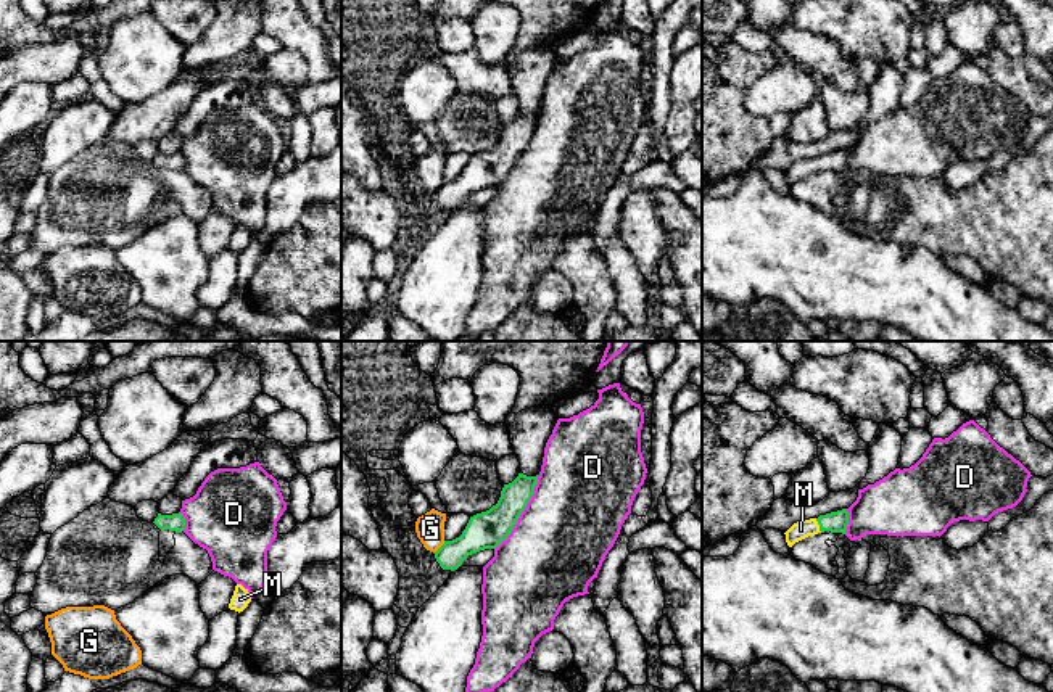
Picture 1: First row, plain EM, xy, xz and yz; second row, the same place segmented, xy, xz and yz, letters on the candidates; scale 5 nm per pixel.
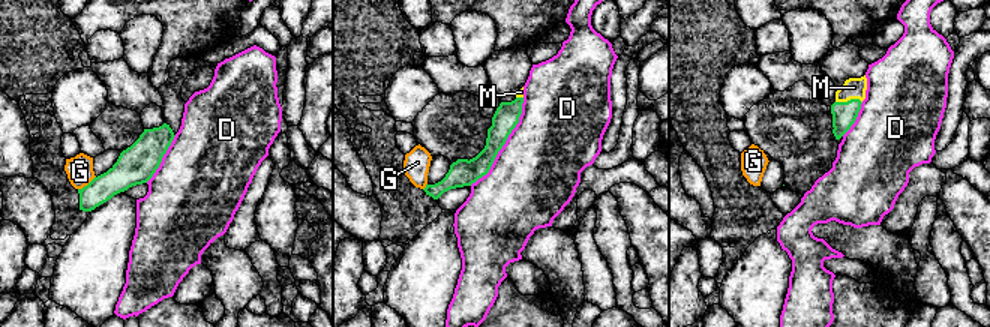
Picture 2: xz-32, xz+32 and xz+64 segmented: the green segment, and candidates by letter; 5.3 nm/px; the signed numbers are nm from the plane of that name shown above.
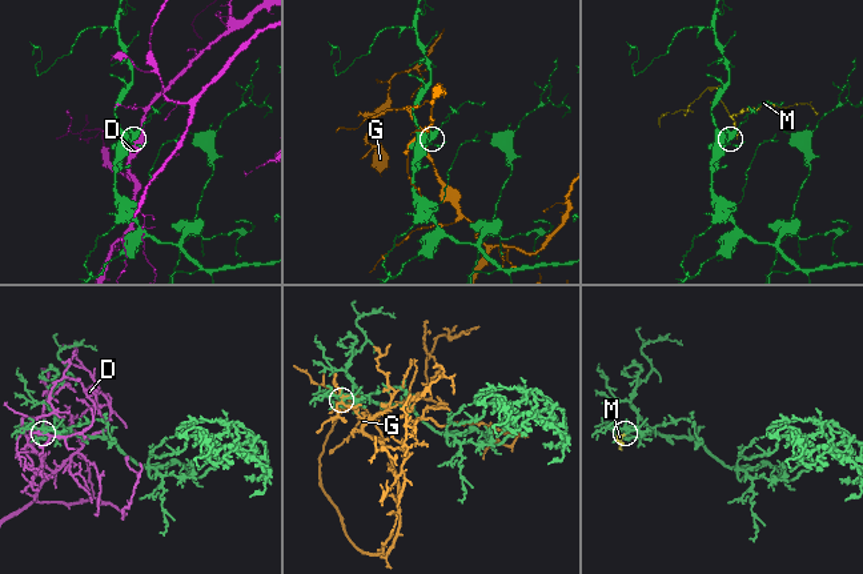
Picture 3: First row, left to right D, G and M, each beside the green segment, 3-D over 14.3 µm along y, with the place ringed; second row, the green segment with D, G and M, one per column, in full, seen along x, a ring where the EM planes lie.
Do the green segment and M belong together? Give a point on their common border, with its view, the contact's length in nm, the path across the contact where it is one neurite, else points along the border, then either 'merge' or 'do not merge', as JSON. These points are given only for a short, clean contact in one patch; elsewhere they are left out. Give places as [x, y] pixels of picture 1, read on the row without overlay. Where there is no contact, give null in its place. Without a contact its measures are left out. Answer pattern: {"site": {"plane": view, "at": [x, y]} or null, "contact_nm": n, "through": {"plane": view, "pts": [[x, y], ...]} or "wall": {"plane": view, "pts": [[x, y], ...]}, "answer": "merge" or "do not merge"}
{"site": {"plane": "yz", "at": [818, 163]}, "contact_nm": 80, "through": {"plane": "yz", "pts": [[836, 161], [818, 163], [801, 169]]}, "answer": "merge"}

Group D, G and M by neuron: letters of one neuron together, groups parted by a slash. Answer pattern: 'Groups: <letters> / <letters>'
Groups: D / G / M

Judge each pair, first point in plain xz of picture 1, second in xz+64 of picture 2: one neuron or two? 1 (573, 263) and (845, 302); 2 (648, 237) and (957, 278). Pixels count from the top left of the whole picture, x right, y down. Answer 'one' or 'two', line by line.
1: two
2: one

